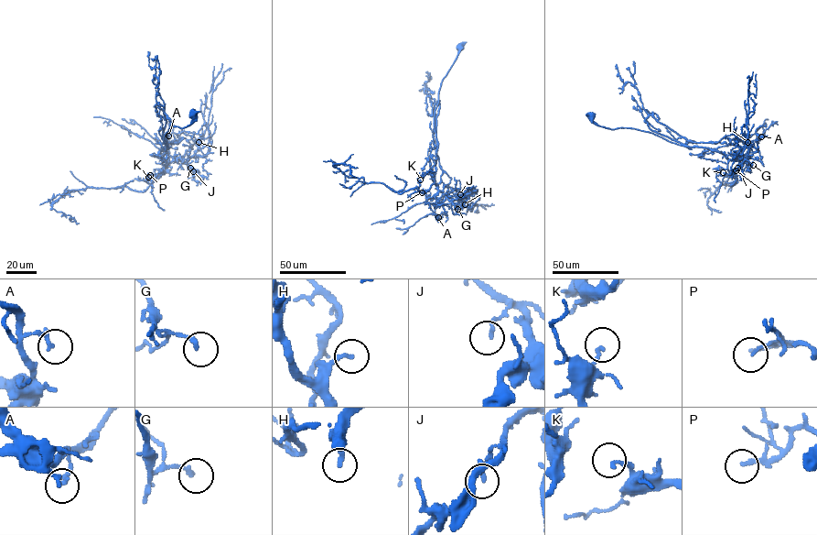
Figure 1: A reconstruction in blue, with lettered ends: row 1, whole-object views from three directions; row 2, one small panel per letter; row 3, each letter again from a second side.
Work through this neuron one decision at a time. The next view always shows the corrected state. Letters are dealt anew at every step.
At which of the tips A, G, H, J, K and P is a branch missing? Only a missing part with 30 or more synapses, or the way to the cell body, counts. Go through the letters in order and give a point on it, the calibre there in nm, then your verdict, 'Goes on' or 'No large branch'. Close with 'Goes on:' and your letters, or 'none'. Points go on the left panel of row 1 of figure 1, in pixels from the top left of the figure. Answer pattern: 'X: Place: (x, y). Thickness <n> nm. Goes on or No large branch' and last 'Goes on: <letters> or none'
A: Place: (168, 136). Thickness 180 nm. No large branch
G: Place: (190, 168). Thickness 170 nm. No large branch
H: Place: (198, 142). Thickness 180 nm. No large branch
J: Place: (193, 171). Thickness 170 nm. No large branch
K: Place: (148, 177). Thickness 170 nm. No large branch
P: Place: (150, 175). Thickness 140 nm. Goes on
Goes on: P

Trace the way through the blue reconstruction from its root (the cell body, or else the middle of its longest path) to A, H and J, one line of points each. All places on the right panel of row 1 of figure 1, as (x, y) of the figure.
A: (591, 116), (606, 127), (648, 131), (678, 145), (717, 150), (741, 162), (745, 161), (750, 143), (761, 136)
H: (591, 116), (606, 127), (648, 131), (678, 145), (717, 150), (732, 159), (736, 157), (747, 158), (747, 142)
J: (591, 116), (606, 127), (637, 129), (678, 145), (716, 150), (729, 158), (742, 157), (745, 159), (737, 168)

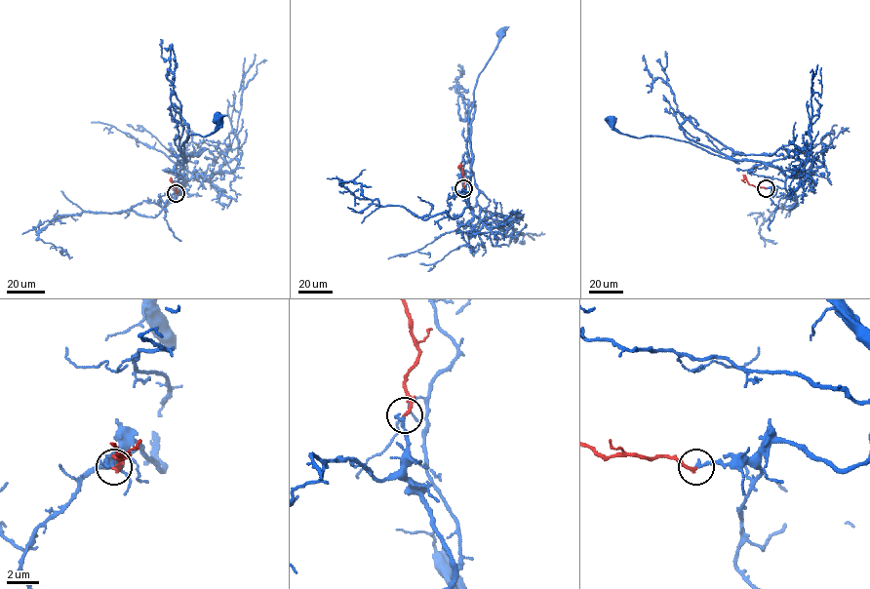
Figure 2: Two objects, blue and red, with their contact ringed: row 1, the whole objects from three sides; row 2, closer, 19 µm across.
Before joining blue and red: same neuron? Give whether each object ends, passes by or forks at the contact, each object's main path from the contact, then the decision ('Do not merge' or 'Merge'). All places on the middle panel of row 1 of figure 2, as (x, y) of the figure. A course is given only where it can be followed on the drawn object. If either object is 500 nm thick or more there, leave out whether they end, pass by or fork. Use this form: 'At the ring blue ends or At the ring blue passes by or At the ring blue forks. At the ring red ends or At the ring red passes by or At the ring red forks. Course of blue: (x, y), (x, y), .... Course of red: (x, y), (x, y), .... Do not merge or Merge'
At the ring blue ends. At the ring red ends. Course of blue: (463, 188), (470, 208), (467, 199), (472, 155), (468, 138), (468, 115), (476, 79), (494, 49), (499, 33). Course of red: (463, 188), (464, 181), (459, 167). Merge

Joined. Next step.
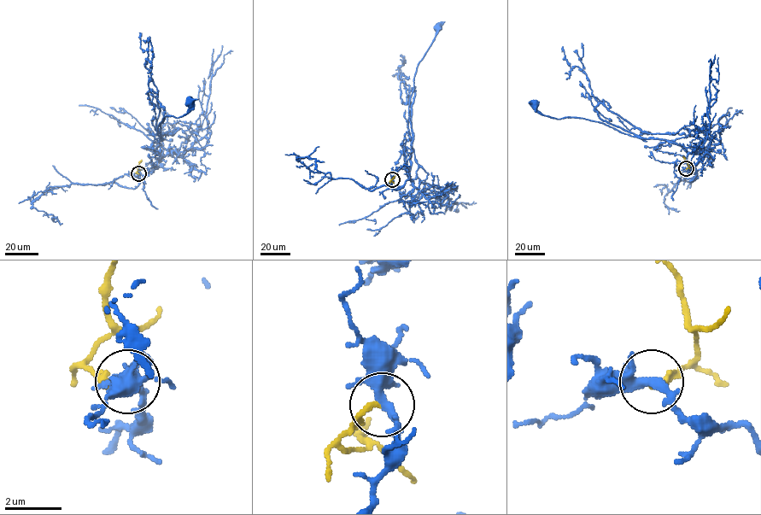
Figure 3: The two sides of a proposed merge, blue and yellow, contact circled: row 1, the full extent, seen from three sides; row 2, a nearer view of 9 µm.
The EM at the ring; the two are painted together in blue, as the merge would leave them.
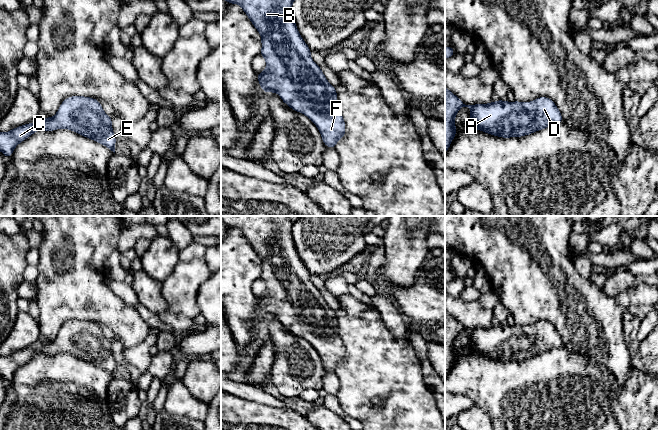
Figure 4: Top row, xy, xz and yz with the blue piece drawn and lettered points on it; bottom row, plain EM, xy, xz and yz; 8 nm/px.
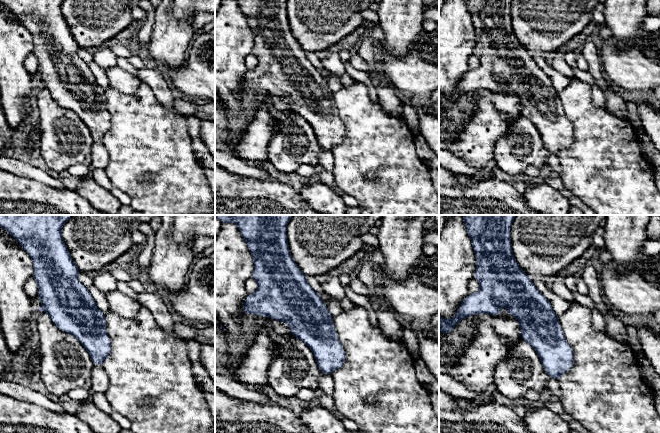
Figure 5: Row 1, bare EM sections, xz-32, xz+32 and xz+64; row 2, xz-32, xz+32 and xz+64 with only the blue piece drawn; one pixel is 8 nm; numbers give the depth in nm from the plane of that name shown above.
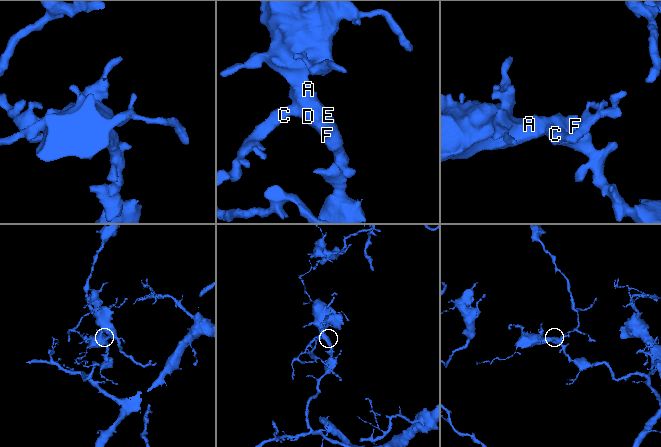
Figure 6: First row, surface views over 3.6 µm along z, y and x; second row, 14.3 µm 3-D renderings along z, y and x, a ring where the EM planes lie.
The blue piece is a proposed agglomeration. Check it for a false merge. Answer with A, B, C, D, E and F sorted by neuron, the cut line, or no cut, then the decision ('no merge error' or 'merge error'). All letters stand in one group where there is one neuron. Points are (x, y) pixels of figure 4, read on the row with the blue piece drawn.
groups A B C D E F; cut none; no merge error

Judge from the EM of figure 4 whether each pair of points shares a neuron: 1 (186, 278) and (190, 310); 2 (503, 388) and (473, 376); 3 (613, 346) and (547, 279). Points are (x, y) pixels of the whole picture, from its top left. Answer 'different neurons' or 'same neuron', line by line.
1: same neuron
2: same neuron
3: same neuron

